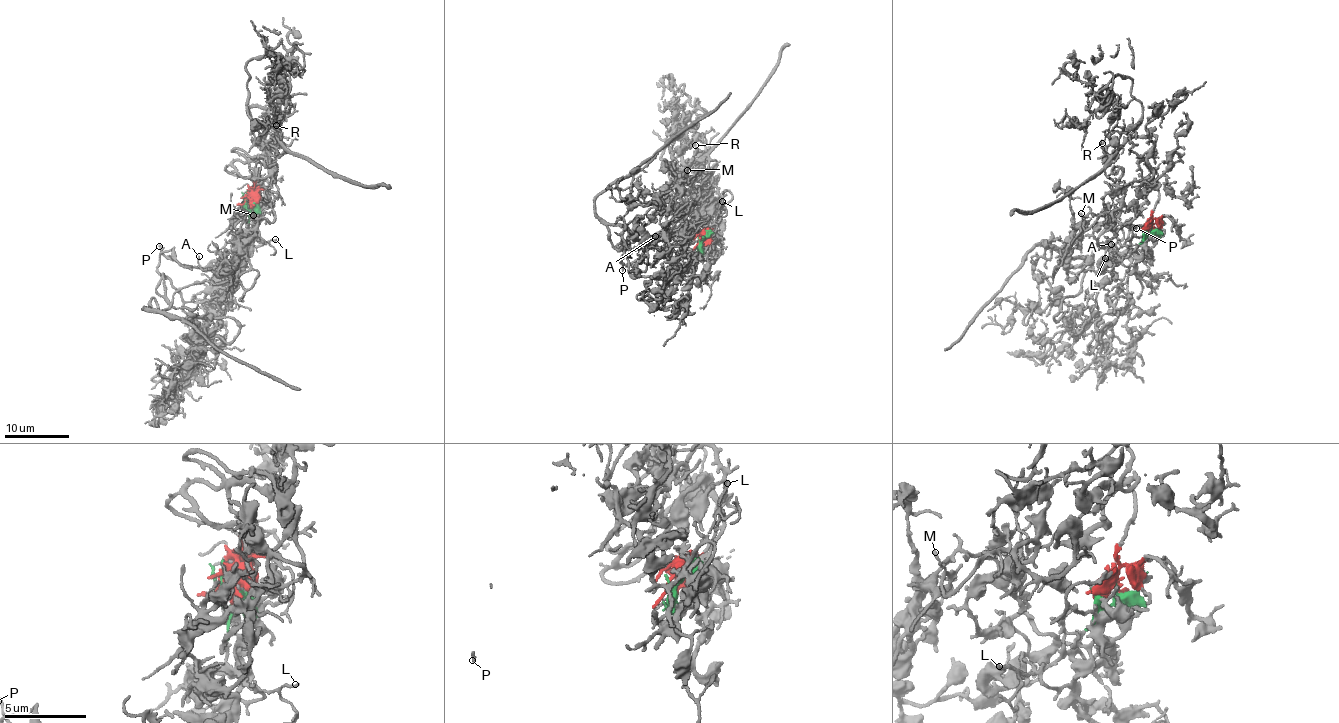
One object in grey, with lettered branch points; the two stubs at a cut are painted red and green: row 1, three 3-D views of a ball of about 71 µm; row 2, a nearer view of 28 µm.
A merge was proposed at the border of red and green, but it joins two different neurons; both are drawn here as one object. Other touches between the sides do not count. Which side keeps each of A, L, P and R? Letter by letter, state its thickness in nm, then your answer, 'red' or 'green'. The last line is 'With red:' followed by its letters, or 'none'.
A: calibre 170 nm; green
L: calibre 120 nm; green
P: calibre 110 nm; green
R: calibre 90 nm; red
With red: R

